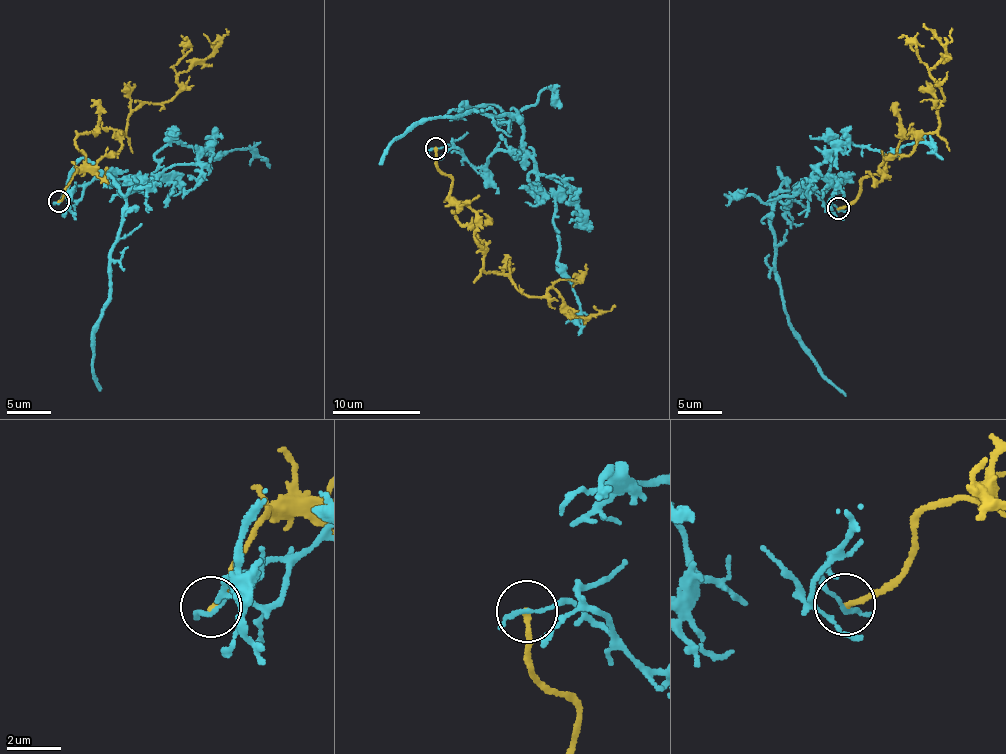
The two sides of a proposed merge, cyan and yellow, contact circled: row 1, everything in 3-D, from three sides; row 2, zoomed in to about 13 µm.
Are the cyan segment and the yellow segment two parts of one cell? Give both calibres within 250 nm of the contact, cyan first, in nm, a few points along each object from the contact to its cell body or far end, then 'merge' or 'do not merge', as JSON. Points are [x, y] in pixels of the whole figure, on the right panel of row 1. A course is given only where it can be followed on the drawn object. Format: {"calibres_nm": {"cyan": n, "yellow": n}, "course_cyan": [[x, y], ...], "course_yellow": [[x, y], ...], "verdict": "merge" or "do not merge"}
{"calibres_nm": {"cyan": 130, "yellow": 180}, "course_cyan": [[838, 210], [831, 198], [836, 179], [822, 192], [781, 195], [771, 231], [787, 324], [845, 396]], "course_yellow": [[838, 208], [884, 159], [910, 154], [939, 125], [943, 95], [930, 72], [944, 47], [923, 24]], "verdict": "do not merge"}

